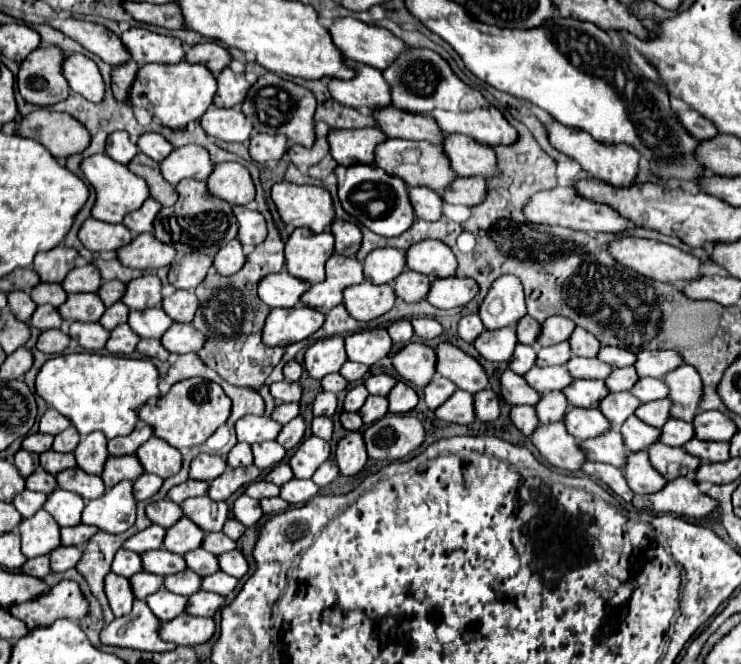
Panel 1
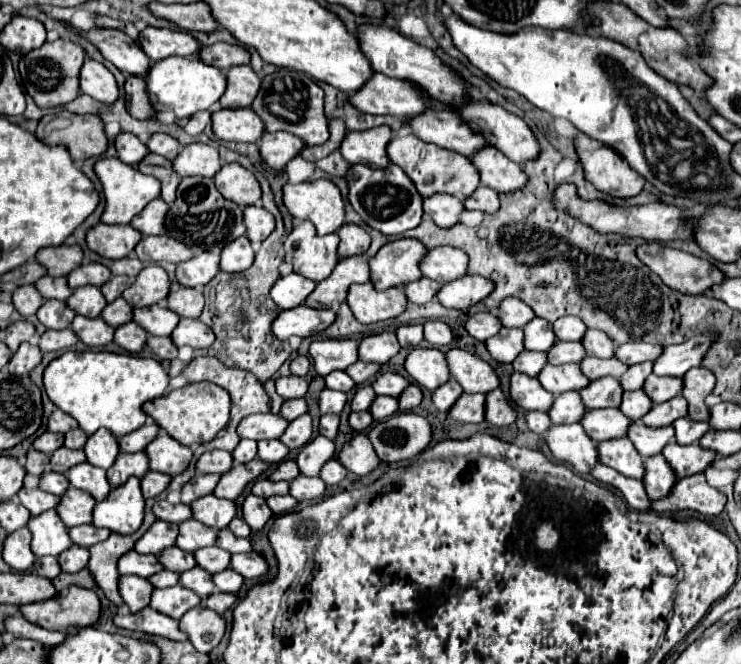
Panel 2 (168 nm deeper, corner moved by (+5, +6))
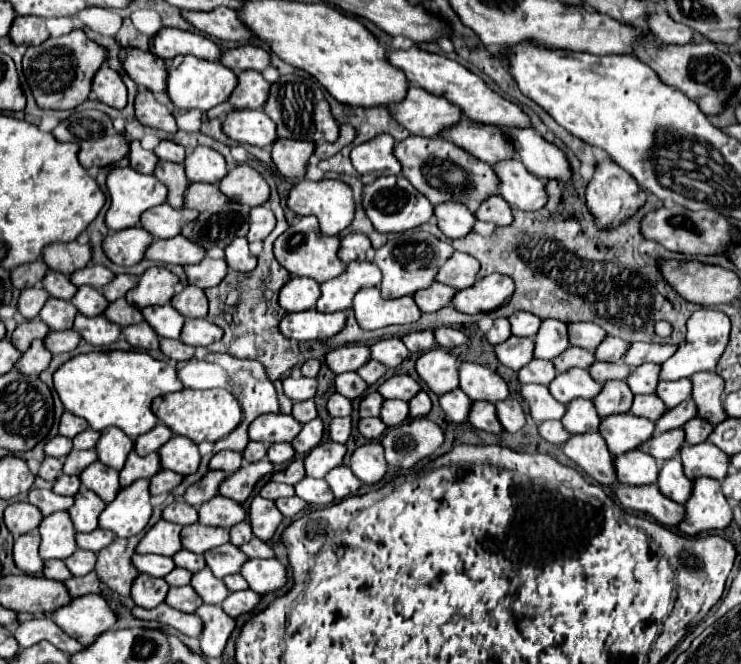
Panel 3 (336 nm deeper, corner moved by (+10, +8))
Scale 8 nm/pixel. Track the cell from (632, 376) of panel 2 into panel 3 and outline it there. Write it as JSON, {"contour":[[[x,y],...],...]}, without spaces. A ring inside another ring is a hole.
{"contour":[[[644,363],[640,367],[636,367],[628,377],[626,383],[632,389],[634,395],[646,395],[646,393],[654,393],[656,385],[658,385],[658,375],[660,375],[660,365],[656,363]]]}

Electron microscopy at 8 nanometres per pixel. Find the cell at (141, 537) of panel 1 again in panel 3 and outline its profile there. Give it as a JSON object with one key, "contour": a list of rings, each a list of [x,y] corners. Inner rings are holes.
{"contour":[[[158,521],[146,537],[138,545],[138,553],[156,553],[156,555],[176,555],[182,549],[180,541],[180,531],[182,527],[170,521]]]}

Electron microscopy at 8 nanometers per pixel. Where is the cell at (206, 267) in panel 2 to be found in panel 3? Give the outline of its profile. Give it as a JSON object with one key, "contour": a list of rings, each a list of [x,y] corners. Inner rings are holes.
{"contour":[[[206,257],[204,261],[196,263],[196,265],[186,265],[186,275],[190,285],[196,285],[200,289],[208,289],[208,287],[216,287],[228,273],[228,263],[224,259],[212,259]]]}

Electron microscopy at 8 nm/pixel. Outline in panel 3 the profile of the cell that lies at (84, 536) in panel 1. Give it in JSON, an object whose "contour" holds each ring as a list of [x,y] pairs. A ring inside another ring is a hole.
{"contour":[[[96,529],[92,533],[78,533],[76,535],[76,543],[80,549],[86,549],[86,551],[102,551],[104,547],[108,547],[112,541],[116,539],[116,535],[112,531],[106,531],[106,529]]]}

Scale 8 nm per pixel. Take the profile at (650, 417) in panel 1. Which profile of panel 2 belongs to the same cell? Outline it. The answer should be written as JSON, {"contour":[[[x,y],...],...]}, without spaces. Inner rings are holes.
{"contour":[[[677,395],[675,399],[669,399],[665,403],[653,405],[653,411],[643,415],[643,423],[647,427],[665,427],[671,425],[675,419],[687,415],[687,401],[683,395]]]}

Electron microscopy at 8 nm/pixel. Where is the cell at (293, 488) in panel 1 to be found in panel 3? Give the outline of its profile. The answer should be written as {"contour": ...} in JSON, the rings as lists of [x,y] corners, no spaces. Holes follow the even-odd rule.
{"contour":[[[304,477],[300,483],[294,485],[294,489],[300,499],[304,499],[308,505],[316,505],[316,507],[326,507],[336,499],[324,479]]]}

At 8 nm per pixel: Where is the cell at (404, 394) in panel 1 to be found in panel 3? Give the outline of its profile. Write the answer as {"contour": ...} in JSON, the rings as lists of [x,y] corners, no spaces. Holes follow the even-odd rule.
{"contour":[[[420,391],[410,401],[410,417],[424,417],[424,415],[430,413],[430,409],[432,409],[432,401],[430,401],[430,397],[424,391]]]}

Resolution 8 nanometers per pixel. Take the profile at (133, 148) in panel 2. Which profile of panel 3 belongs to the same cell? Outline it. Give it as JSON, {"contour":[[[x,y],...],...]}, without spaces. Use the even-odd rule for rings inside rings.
{"contour":[[[132,141],[130,143],[130,155],[128,155],[130,167],[144,173],[144,175],[152,175],[154,167],[158,163],[158,157],[152,151],[146,151],[140,147],[140,141]]]}

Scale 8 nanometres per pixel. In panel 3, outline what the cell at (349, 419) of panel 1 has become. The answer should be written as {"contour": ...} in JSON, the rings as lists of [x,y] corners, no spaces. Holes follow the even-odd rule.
{"contour":[[[370,417],[370,419],[360,419],[358,429],[360,429],[360,433],[366,439],[374,441],[374,439],[380,439],[384,435],[384,431],[388,429],[388,425],[384,425],[384,421],[378,419],[378,417]]]}

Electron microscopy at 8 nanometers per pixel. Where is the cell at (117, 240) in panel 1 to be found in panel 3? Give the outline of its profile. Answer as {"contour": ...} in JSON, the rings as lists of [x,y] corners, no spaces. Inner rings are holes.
{"contour":[[[132,227],[132,229],[124,229],[120,233],[110,233],[104,239],[104,253],[108,255],[108,259],[112,263],[130,267],[144,259],[144,253],[152,241],[154,241],[154,237],[150,233],[146,233],[146,229]]]}

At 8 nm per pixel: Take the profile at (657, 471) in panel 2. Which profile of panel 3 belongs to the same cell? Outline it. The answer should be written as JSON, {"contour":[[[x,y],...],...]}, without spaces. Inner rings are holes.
{"contour":[[[670,459],[664,463],[664,469],[658,475],[658,487],[662,495],[676,503],[688,501],[692,493],[692,479],[684,475],[684,467],[680,459]]]}

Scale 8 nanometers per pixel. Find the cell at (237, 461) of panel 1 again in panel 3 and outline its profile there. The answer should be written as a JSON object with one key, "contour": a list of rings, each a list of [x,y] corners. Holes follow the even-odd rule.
{"contour":[[[250,441],[248,447],[246,447],[246,451],[244,451],[242,455],[244,455],[244,461],[246,461],[246,463],[256,463],[258,459],[264,459],[264,457],[266,457],[266,451],[268,451],[268,445]]]}

